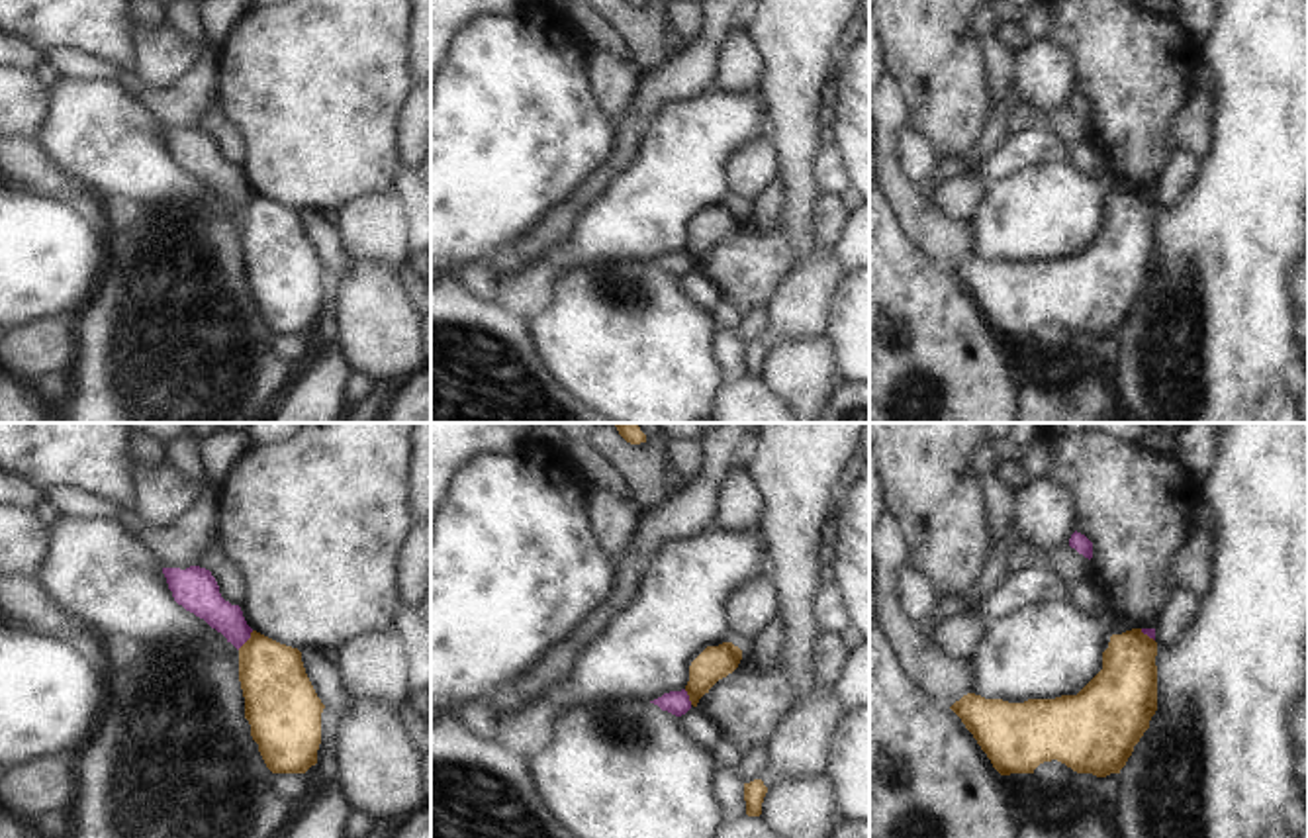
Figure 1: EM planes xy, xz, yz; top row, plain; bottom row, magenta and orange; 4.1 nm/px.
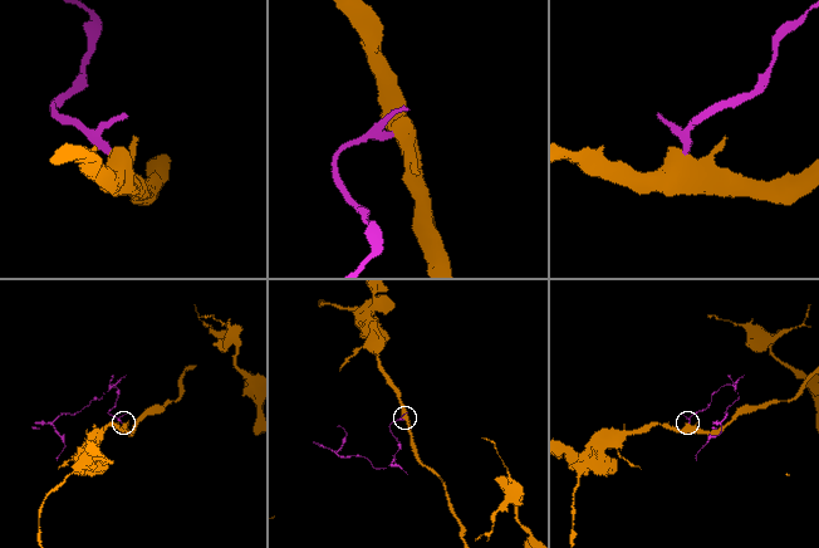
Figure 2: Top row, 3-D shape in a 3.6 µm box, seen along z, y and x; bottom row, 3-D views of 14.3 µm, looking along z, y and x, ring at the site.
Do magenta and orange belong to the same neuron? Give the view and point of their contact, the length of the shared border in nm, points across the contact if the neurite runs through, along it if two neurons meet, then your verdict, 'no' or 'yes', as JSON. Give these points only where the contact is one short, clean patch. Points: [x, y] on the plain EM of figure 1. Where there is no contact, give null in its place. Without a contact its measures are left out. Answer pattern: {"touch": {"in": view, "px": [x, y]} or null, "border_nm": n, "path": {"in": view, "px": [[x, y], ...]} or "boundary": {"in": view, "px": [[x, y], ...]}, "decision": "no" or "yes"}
{"touch": {"in": "xy", "px": [245, 202]}, "border_nm": 100, "boundary": {"in": "xy", "px": [[253, 192], [237, 210]]}, "decision": "no"}

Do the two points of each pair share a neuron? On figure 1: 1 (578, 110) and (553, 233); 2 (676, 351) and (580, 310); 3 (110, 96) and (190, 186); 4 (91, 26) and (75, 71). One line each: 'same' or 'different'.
1: different
2: same
3: same
4: different

